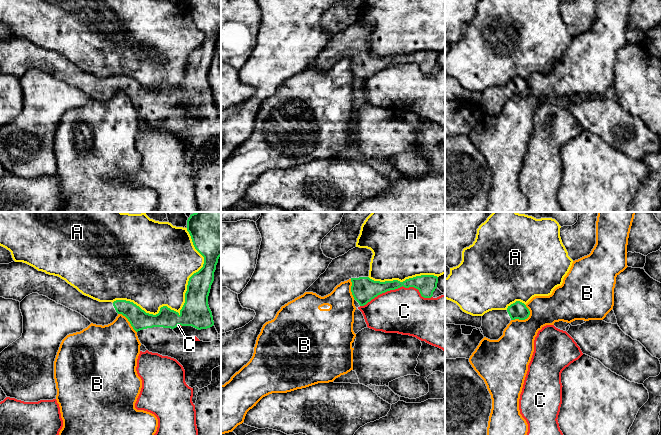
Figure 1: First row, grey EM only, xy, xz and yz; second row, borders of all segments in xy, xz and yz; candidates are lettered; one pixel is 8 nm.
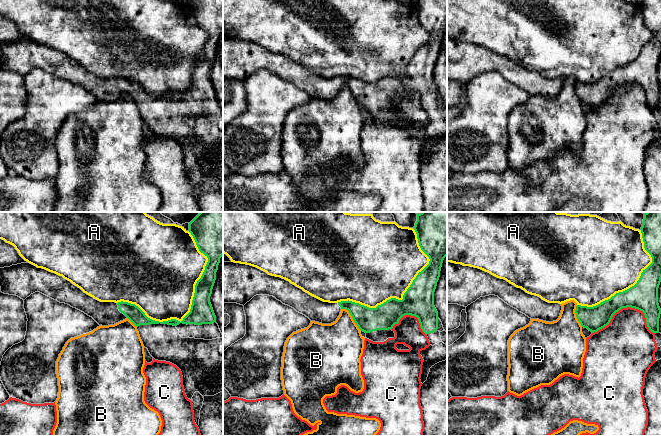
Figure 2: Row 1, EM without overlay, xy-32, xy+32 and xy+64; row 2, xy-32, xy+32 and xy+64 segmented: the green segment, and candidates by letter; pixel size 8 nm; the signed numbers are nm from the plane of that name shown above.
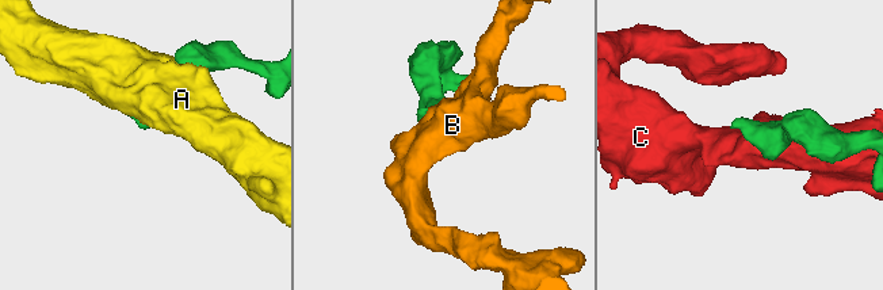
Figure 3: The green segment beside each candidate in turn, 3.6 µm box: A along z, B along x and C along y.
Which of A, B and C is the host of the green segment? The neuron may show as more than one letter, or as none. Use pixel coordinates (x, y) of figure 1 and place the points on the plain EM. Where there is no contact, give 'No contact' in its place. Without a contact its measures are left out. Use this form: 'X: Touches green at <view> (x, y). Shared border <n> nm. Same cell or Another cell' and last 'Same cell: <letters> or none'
A: Touches green at xy (184, 80). Shared border 850 nm. Another cell
B: Touches green at yz (525, 94). Shared border 180 nm. Another cell
C: Touches green at xz (396, 64). Shared border 600 nm. Another cell
Same cell: none

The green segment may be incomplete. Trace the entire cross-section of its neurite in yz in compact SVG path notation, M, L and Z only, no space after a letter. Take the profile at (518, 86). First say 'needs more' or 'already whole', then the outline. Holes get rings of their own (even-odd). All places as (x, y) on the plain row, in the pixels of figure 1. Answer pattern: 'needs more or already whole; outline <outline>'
needs more; outline M520 77L511 80L506 86L489 87L482 92L483 111L490 116L498 116L511 96L525 96L529 91L529 85Z

